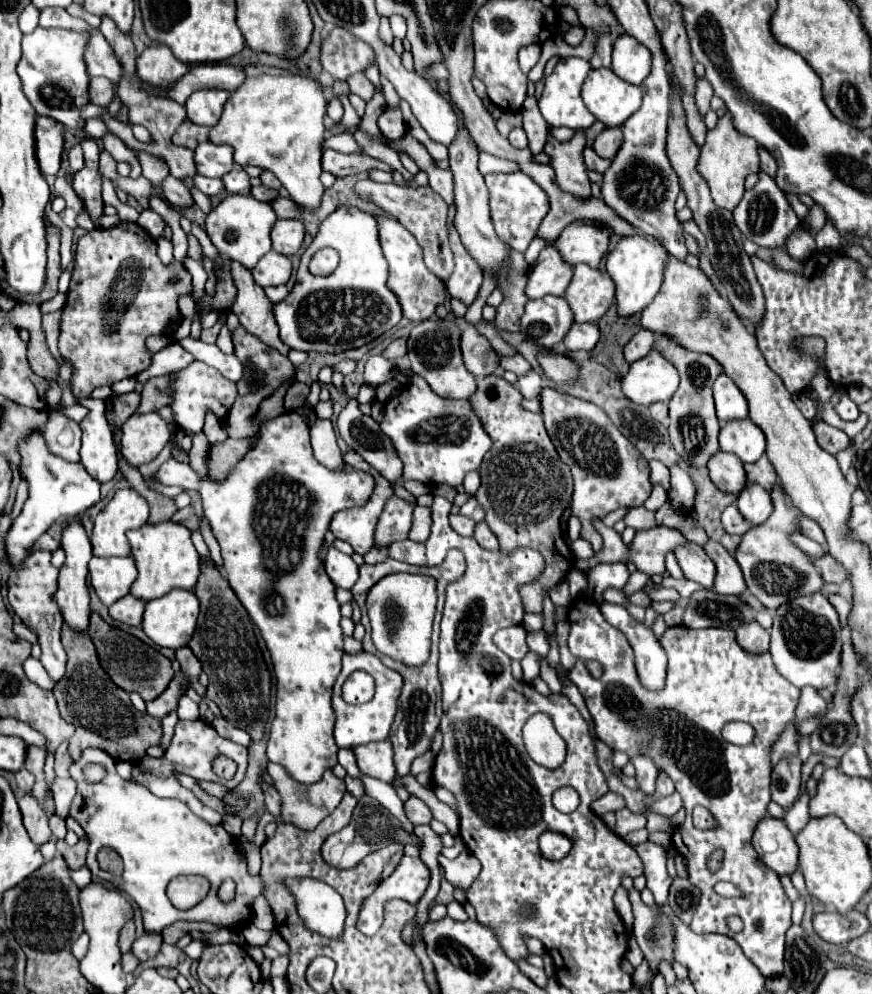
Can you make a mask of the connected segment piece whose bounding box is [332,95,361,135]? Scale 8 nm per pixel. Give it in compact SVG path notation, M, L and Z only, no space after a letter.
M340 96L339 100L343 105L344 115L339 123L334 124L332 128L333 135L343 134L349 128L358 125L361 121L361 118L357 115L355 109L352 107L349 102L349 99L346 96Z

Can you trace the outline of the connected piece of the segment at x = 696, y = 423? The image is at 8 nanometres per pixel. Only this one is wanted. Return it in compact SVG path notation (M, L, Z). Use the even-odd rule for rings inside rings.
M655 335L655 339L657 339L657 349L663 351L671 359L671 363L675 363L675 369L679 371L679 377L681 377L679 387L669 401L671 443L675 445L675 451L679 451L679 455L683 455L683 459L687 459L689 463L695 463L701 471L705 471L707 459L711 459L711 455L715 455L719 451L717 435L719 435L721 427L719 427L719 419L715 415L711 387L723 369L719 369L719 363L715 363L709 355L683 351L683 347L675 347L675 343L667 343L667 339L659 339L659 335Z

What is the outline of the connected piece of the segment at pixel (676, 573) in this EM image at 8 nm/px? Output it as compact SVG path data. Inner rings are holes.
M673 551L665 555L665 561L667 561L667 571L669 571L669 575L671 575L671 577L675 577L675 579L683 579L681 567L679 567L679 563L677 563L677 559L675 559L675 553L673 553Z

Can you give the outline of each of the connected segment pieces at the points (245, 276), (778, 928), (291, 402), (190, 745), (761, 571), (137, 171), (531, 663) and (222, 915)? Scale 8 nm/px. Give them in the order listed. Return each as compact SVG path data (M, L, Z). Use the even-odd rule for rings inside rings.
M231 261L231 275L237 287L231 311L239 317L239 323L251 335L287 357L289 347L279 339L279 327L275 327L275 317L271 317L273 303L267 299L265 291L251 279L251 271L237 261Z
M579 597L571 603L569 609L569 621L571 621L571 633L569 633L569 649L577 657L575 667L569 671L569 679L577 685L581 695L585 697L587 709L595 721L597 737L607 743L613 751L625 751L629 757L637 755L639 751L649 753L655 759L655 765L661 771L667 771L667 775L677 785L677 793L683 799L687 817L683 825L675 829L675 849L683 855L689 869L689 879L701 889L701 901L695 909L691 929L695 933L721 933L739 943L745 957L765 975L775 977L783 973L783 953L785 953L785 931L791 927L791 901L785 895L779 875L771 871L767 865L759 861L755 855L755 849L751 847L751 835L755 831L755 825L767 815L767 805L771 801L769 793L769 775L771 775L771 749L779 741L779 735L783 729L795 721L795 707L801 691L787 683L787 679L775 675L775 667L771 661L769 651L761 655L747 653L735 639L735 631L723 629L723 627L709 627L709 629L685 629L685 627L671 627L667 629L665 637L661 639L661 645L667 651L669 667L667 667L667 685L663 691L643 691L639 677L635 675L635 661L633 651L627 641L627 637L611 627L603 615L599 613L599 607L591 603L585 597ZM587 659L595 659L603 665L603 675L599 679L593 679L585 667ZM727 721L745 721L751 723L755 729L753 743L739 747L731 745L721 737L721 727ZM695 805L703 805L717 821L715 829L695 829L691 811ZM717 849L723 849L721 867L717 871L711 871L707 867L709 855ZM717 881L731 881L735 883L745 897L743 899L725 899L713 891L713 885ZM737 915L745 923L745 929L741 933L733 933L727 927L727 917Z
M295 381L293 387L289 387L289 391L285 395L285 409L291 411L291 409L297 409L297 407L303 407L307 393L309 393L309 387L305 383Z
M193 719L193 721L179 721L177 723L177 729L175 729L175 737L167 749L167 753L161 757L161 759L153 759L153 757L145 757L141 759L141 767L145 771L151 771L153 775L163 775L163 777L171 777L173 771L179 771L179 773L185 773L193 779L205 779L205 781L215 781L215 783L221 783L225 787L237 787L243 779L245 779L245 771L247 771L247 747L239 747L237 743L231 743L229 739L223 739L211 725L207 725L205 721L201 719ZM217 755L227 755L231 757L239 769L235 773L233 779L225 781L221 777L217 777L211 769L211 761L217 757Z
M779 485L773 487L771 497L775 503L775 511L771 513L767 523L759 525L743 535L743 539L737 547L735 559L741 565L741 569L745 571L747 591L751 595L755 595L767 609L777 609L779 605L787 603L787 599L817 593L823 587L823 579L817 573L811 559L801 549L797 549L787 537L791 531L797 531L797 519L801 517L801 513L789 509L783 489Z
M105 135L103 137L103 145L105 145L105 151L115 159L115 161L127 161L131 165L131 179L137 179L141 177L141 163L137 159L137 151L129 149L119 137L115 135Z
M529 651L523 659L521 659L521 667L523 667L523 681L525 683L531 683L537 675L539 675L539 669L541 669L541 655L537 655L537 653L533 653L533 651Z
M83 751L79 763L73 763L69 771L79 783L71 817L79 821L91 841L87 865L95 877L109 881L109 873L101 871L97 865L99 849L113 847L123 857L125 869L123 875L115 877L115 887L121 887L121 891L129 893L139 905L147 931L161 931L175 921L205 921L225 929L239 929L249 921L253 901L263 895L265 885L259 875L249 875L245 857L237 853L237 839L227 833L221 823L209 825L179 799L161 799L135 781L123 781L115 771L115 759L111 759L111 755L103 755L103 751ZM89 763L105 767L107 775L101 783L85 781L83 769ZM179 875L201 875L211 883L207 897L187 911L175 909L165 895L167 883ZM229 877L237 883L237 895L231 903L223 903L217 897L217 889Z

